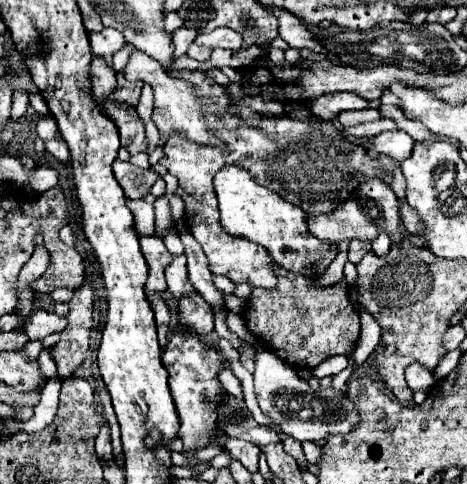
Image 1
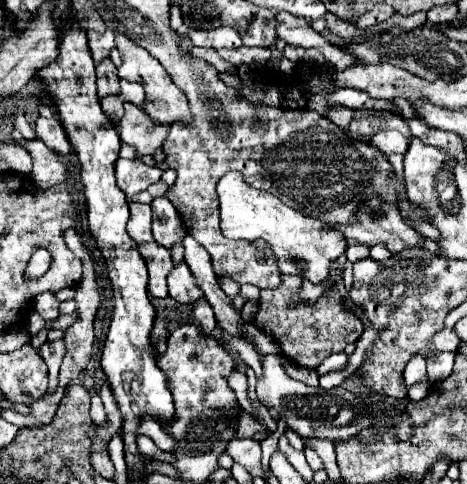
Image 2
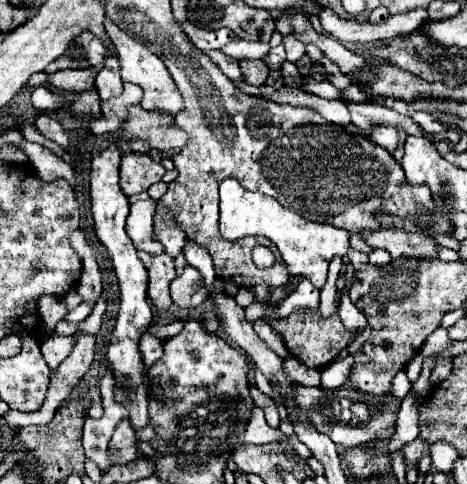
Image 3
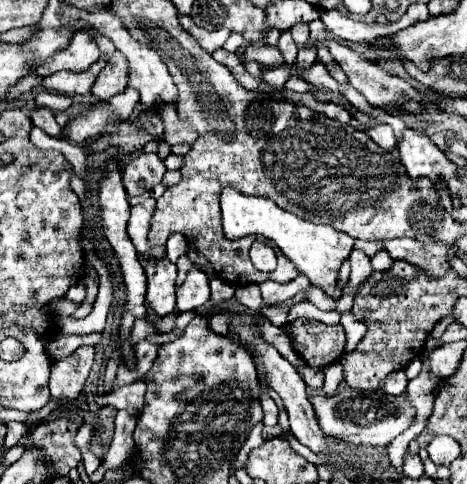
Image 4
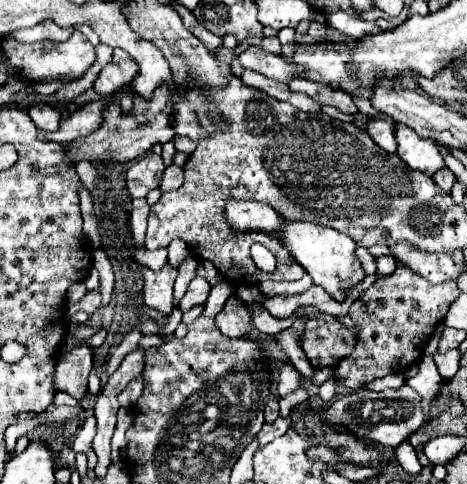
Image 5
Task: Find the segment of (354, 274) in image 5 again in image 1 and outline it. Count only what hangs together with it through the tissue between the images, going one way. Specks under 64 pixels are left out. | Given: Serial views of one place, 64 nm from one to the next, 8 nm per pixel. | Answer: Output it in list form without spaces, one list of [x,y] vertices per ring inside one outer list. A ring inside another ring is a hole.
[[[224,166],[222,172],[214,176],[214,190],[220,204],[220,224],[232,236],[244,236],[260,246],[264,246],[272,258],[292,272],[314,274],[312,264],[316,260],[328,266],[336,254],[334,242],[322,242],[314,238],[306,228],[306,214],[302,208],[290,204],[280,194],[252,180],[250,172],[238,166]]]

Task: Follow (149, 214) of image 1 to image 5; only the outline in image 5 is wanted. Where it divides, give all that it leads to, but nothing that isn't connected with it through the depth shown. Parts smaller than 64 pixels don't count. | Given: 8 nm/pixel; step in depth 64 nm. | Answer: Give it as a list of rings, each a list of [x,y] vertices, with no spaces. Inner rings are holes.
[[[142,206],[142,208],[134,208],[130,212],[130,230],[132,230],[132,236],[134,236],[134,244],[136,248],[144,248],[144,234],[146,234],[148,223],[148,212],[150,212],[150,206]]]

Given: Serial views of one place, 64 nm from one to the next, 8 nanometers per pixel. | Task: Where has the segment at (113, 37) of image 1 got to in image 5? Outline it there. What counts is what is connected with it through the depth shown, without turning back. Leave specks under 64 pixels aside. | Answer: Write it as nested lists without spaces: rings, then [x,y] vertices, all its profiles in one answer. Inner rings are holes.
[[[74,32],[66,42],[36,42],[36,44],[18,44],[10,40],[8,36],[2,38],[2,48],[6,56],[10,58],[12,66],[18,68],[18,74],[28,80],[28,82],[44,82],[44,80],[54,80],[54,78],[66,78],[66,80],[76,80],[80,78],[96,60],[94,46],[88,42],[88,38],[82,32]]]

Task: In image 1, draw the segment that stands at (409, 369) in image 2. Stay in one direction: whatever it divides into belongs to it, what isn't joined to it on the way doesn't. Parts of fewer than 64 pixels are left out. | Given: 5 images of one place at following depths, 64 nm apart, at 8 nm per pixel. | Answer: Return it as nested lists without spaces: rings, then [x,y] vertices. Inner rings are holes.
[[[412,364],[408,366],[406,382],[414,392],[430,392],[430,388],[434,386],[434,374],[422,368],[420,364]]]

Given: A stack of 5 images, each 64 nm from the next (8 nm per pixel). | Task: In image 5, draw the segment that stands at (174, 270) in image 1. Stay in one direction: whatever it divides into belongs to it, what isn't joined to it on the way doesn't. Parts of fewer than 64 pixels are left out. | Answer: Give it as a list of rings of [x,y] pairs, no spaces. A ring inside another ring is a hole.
[[[194,276],[192,282],[188,284],[188,290],[186,290],[186,294],[182,296],[178,308],[180,308],[182,312],[186,312],[186,310],[190,310],[192,306],[202,306],[202,304],[206,302],[206,298],[208,298],[208,292],[210,292],[208,280],[202,278],[202,276]]]

